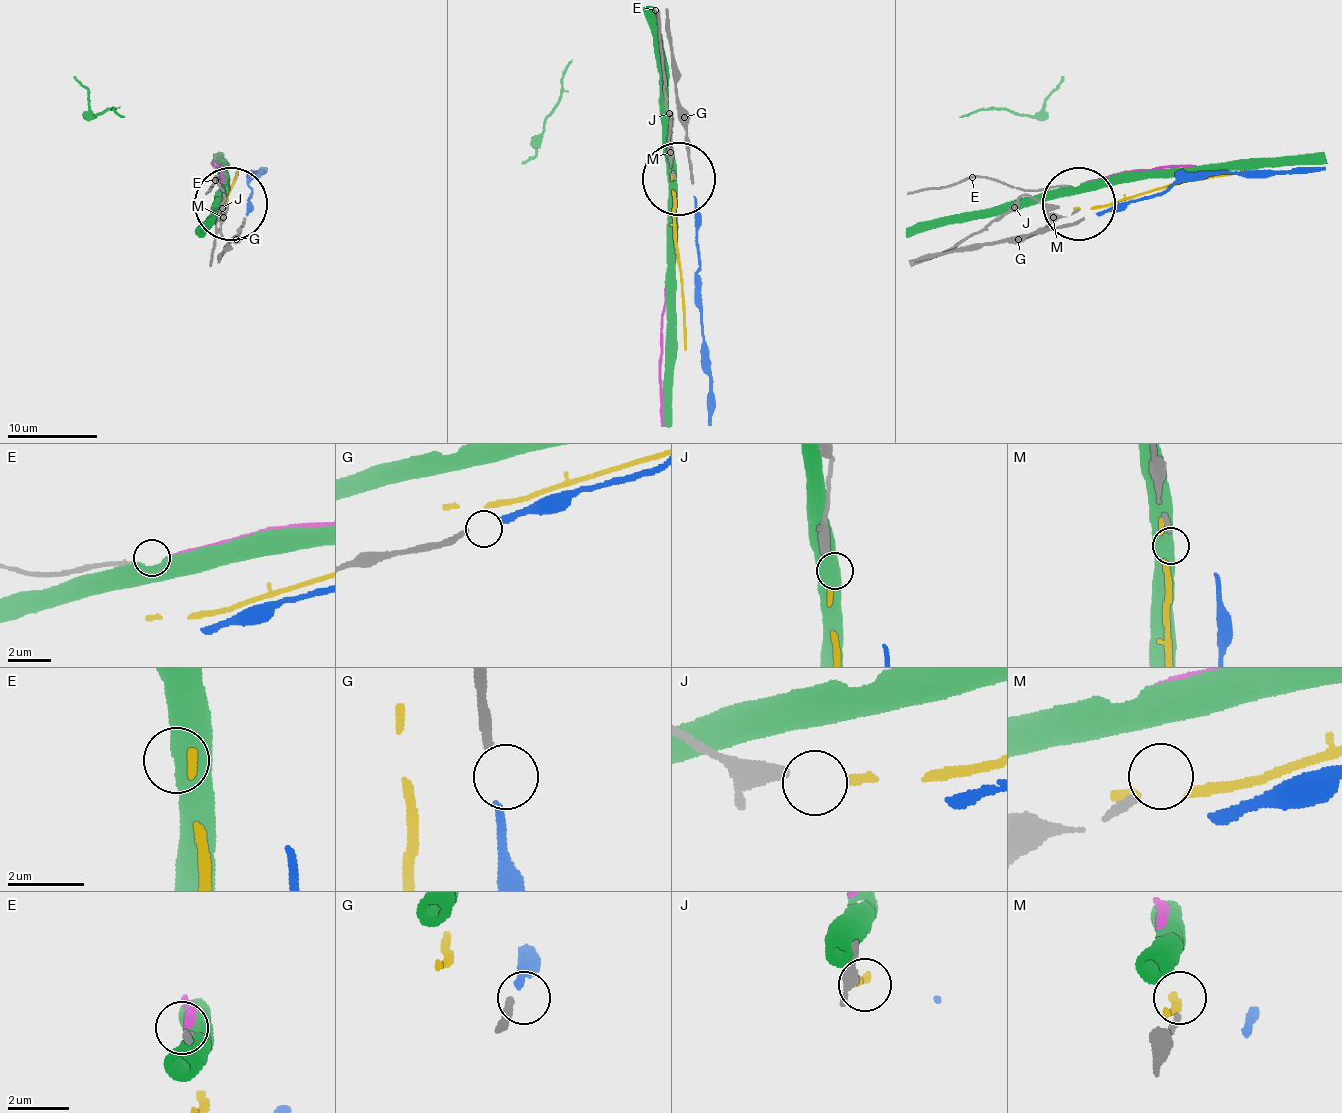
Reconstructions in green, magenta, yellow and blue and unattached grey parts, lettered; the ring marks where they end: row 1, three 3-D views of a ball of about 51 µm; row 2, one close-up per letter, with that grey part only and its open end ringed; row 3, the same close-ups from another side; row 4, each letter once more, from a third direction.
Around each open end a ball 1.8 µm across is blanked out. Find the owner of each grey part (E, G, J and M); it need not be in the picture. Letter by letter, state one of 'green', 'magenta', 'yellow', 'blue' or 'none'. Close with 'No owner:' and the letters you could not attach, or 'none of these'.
E: magenta
G: blue
J: yellow
M: none
No owner: M

